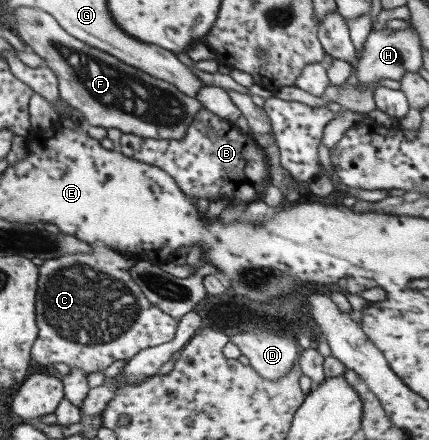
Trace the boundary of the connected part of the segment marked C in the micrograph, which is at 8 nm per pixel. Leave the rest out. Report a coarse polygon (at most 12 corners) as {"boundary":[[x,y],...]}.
{"boundary":[[97,244],[39,266],[41,366],[89,374],[173,340],[133,260]]}

